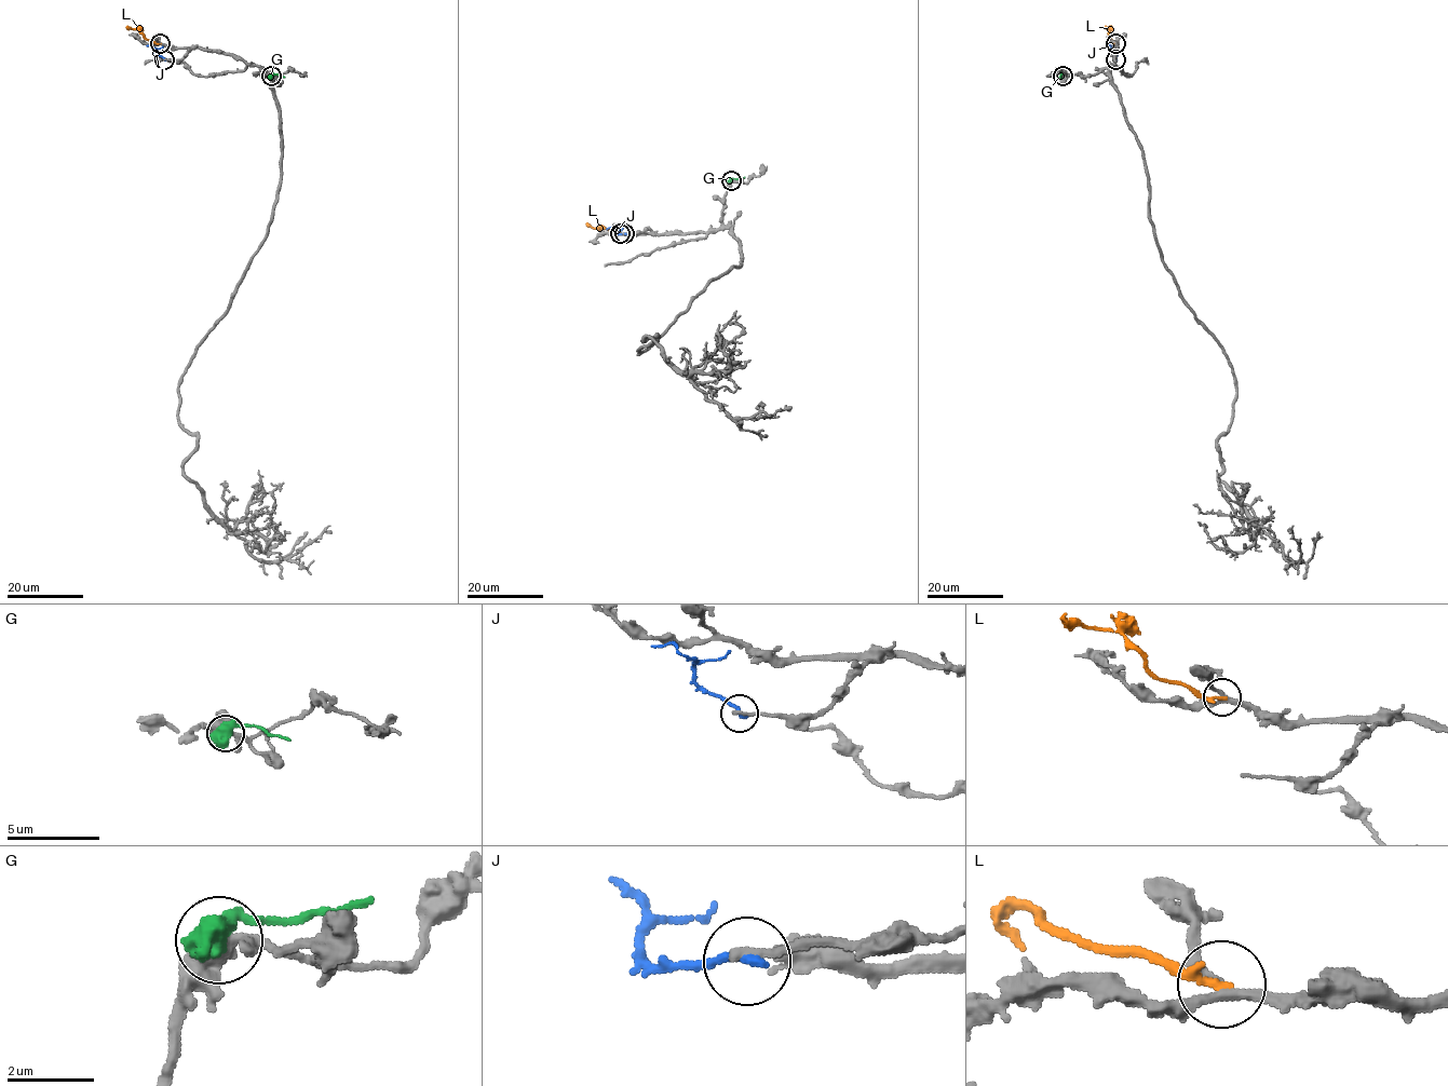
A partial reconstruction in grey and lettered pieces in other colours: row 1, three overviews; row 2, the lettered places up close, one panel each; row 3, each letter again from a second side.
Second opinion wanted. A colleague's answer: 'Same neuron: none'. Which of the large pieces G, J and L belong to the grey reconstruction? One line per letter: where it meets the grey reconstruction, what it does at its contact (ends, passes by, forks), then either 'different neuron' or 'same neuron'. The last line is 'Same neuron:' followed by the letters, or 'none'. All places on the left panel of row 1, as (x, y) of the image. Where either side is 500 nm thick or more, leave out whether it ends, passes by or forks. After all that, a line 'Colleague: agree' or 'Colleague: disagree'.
G: meets grey at (271, 76); different neuron
J: meets grey at (164, 59); it ends there; different neuron
L: meets grey at (160, 43); it ends there; different neuron
Same neuron: none
Colleague: agree

